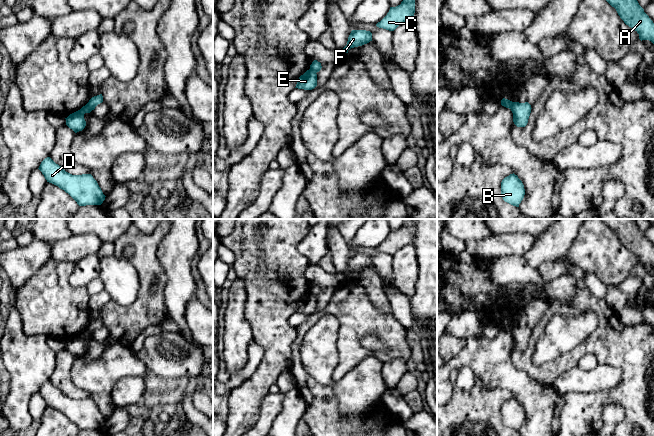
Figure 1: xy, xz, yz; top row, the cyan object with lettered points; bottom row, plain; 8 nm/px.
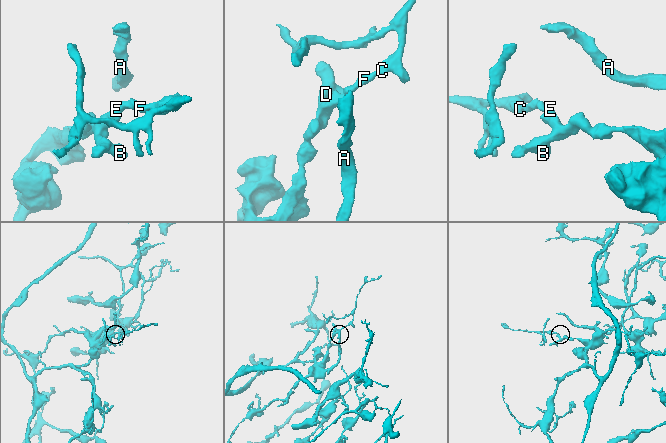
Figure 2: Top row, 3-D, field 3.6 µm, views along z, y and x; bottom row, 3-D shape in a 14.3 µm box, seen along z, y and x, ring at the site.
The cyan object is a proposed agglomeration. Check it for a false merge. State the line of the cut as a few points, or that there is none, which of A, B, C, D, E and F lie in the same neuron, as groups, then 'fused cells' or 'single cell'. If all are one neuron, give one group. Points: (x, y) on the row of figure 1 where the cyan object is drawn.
cut xy (86, 104), (92, 109); groups A B D E / C F; fused cells

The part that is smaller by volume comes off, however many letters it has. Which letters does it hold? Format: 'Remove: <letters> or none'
Remove: C, F

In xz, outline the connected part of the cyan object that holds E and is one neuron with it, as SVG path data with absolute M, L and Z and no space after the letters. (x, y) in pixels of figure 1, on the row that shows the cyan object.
M309 69L299 77L299 80L295 88L312 90L316 86L317 86L317 74L313 70Z

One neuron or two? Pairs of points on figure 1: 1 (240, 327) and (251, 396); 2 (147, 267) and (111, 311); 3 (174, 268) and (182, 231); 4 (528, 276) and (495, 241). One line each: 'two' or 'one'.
1: two
2: one
3: one
4: two

